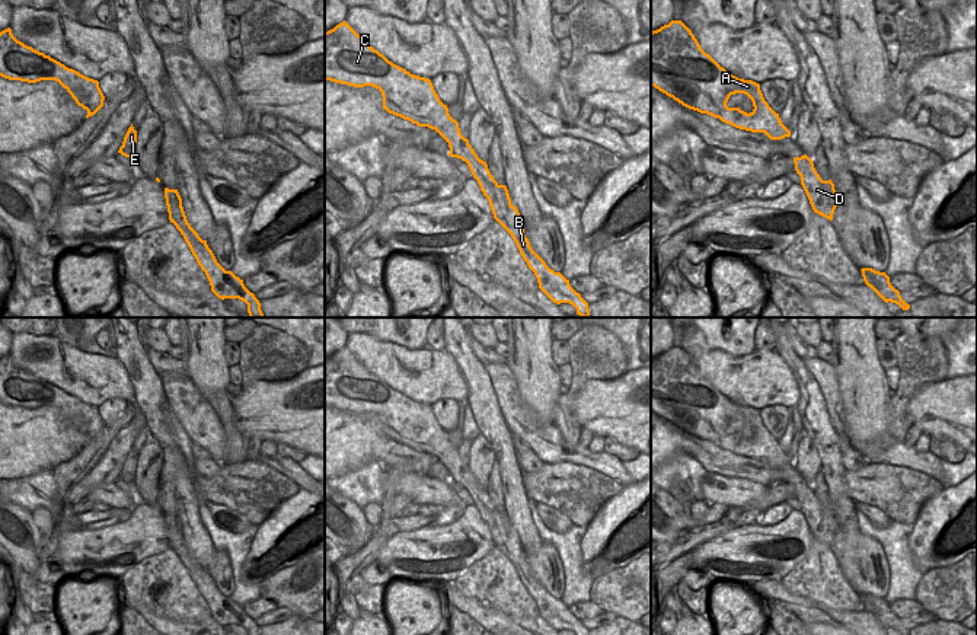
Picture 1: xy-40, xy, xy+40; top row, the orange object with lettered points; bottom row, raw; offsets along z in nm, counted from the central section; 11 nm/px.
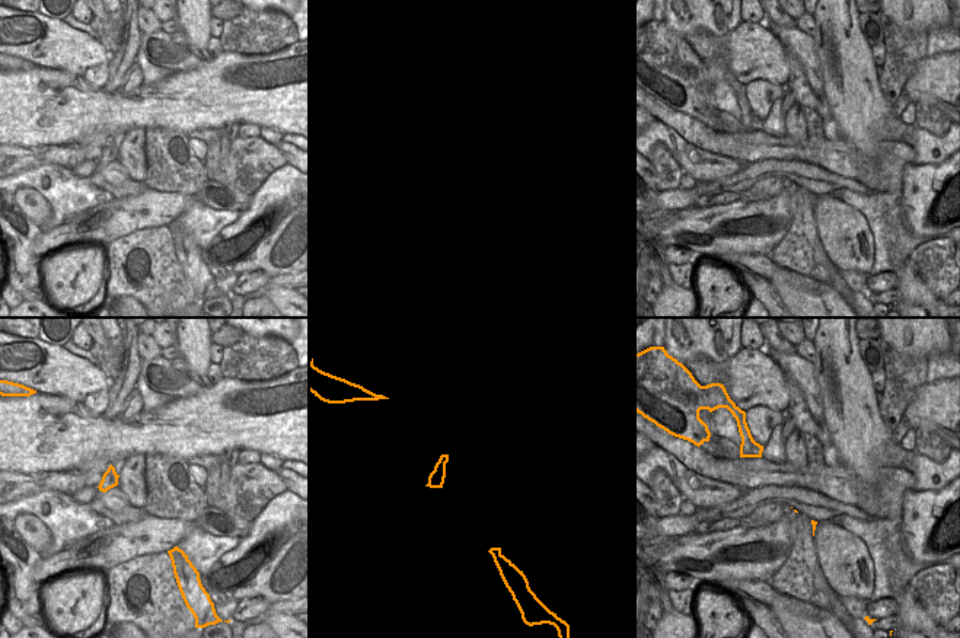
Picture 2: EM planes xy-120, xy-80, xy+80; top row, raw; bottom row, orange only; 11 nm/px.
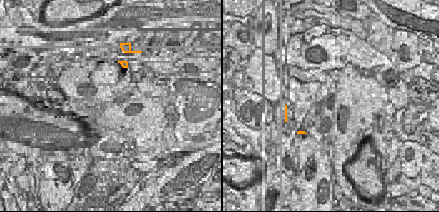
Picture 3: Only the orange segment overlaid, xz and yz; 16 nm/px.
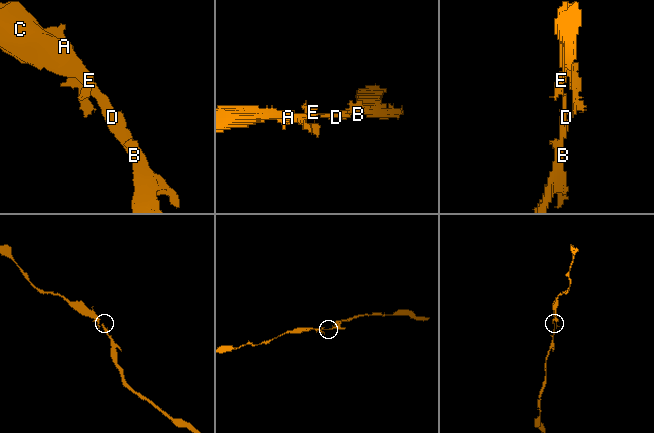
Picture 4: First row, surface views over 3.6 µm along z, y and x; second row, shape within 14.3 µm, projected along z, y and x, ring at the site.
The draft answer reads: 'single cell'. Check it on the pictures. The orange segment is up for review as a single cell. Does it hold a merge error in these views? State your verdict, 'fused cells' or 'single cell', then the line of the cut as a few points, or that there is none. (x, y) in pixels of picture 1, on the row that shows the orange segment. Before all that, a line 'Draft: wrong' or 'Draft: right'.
Draft: right
single cell | no cut

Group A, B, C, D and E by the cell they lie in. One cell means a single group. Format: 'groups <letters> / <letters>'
groups A B C D E

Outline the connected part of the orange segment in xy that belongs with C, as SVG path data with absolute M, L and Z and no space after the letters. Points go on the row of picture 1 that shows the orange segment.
M344 20L325 32L325 80L354 87L373 86L381 92L383 109L389 114L435 130L448 143L448 156L467 163L489 201L494 218L514 239L520 255L534 272L539 288L553 303L569 303L577 315L590 318L588 303L571 287L569 280L550 269L531 249L507 186L494 179L486 162L478 157L469 140L462 135L459 122L450 117L430 79L411 74L389 61Z

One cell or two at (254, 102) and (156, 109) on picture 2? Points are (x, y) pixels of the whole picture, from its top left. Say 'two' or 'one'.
one

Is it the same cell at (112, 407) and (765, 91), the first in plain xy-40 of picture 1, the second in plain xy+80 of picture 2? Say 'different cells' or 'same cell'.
same cell

